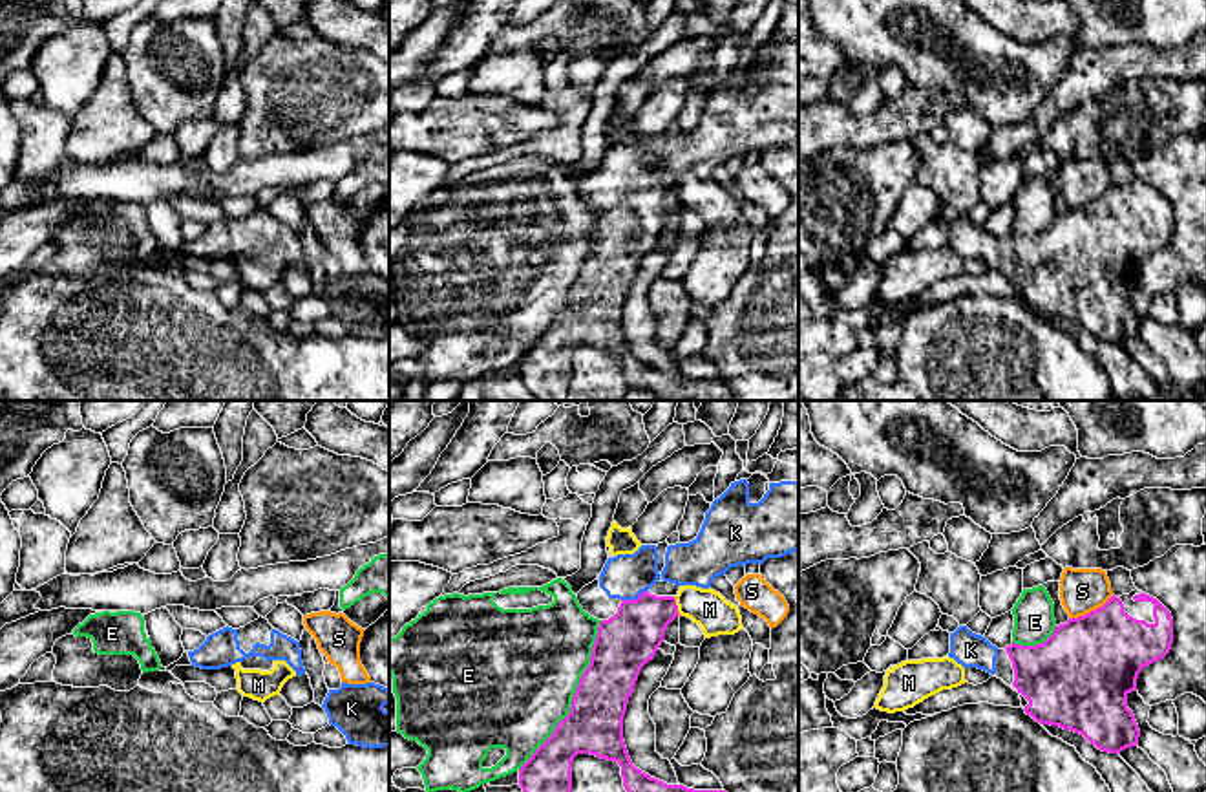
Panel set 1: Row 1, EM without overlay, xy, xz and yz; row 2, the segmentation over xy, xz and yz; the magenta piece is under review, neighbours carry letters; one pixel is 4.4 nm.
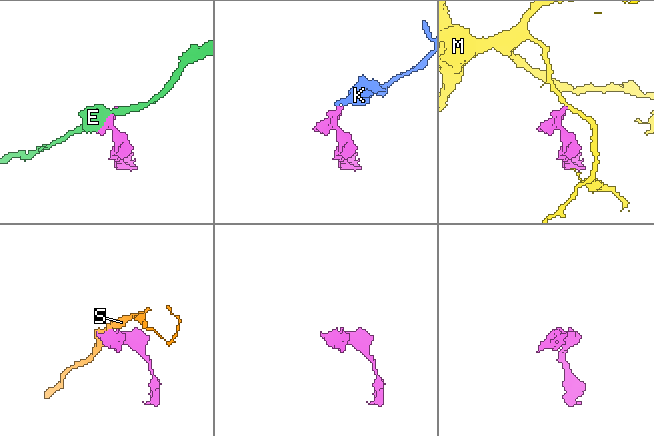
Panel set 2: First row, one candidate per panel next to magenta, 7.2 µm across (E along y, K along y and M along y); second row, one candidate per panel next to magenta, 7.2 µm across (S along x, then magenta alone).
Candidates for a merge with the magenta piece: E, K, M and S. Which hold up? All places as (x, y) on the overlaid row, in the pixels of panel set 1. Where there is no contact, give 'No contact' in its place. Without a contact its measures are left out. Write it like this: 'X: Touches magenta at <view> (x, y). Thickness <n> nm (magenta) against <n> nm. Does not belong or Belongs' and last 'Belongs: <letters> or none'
E: Touches magenta at xz (574, 695). Thickness 260 nm (magenta) against 480 nm. Does not belong
K: Touches magenta at xz (636, 599). Thickness 260 nm (magenta) against 200 nm. Belongs
M: Touches magenta at xz (677, 606). Thickness 240 nm (magenta) against 170 nm. Does not belong
S: Touches magenta at yz (1091, 611). Thickness 420 nm (magenta) against 190 nm. Does not belong
Belongs: K

